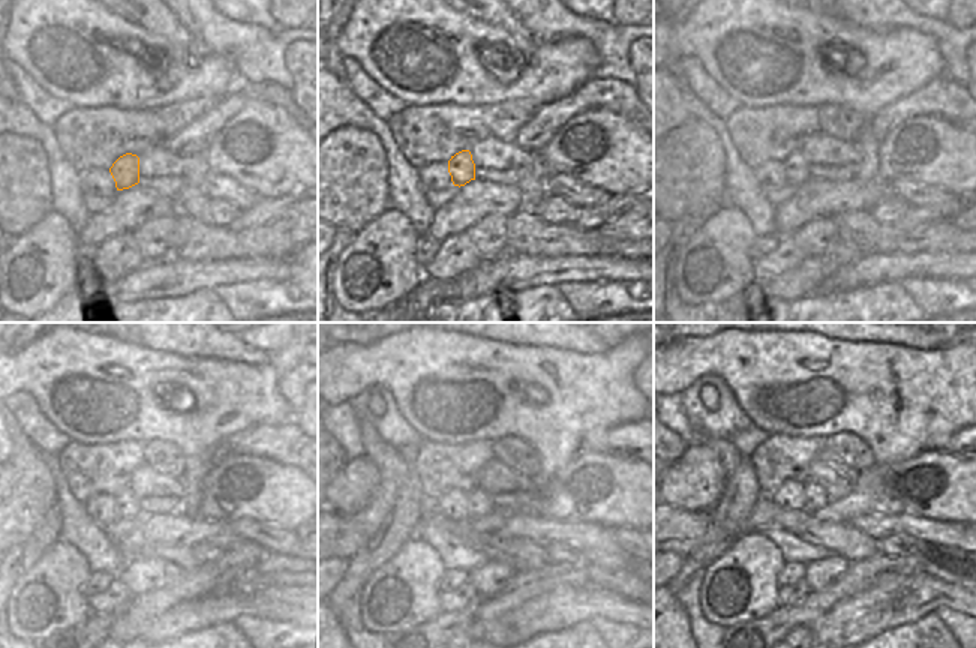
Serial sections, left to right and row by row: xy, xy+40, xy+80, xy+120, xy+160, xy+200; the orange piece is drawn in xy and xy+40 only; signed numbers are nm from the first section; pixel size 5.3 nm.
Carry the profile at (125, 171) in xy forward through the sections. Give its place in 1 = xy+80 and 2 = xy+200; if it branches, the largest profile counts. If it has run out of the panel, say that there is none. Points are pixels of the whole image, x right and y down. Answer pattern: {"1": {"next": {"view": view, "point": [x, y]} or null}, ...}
{"1": {"next": {"view": "xy+80", "point": [796, 171]}}, "2": {"next": {"view": "xy+200", "point": [813, 498]}}}

